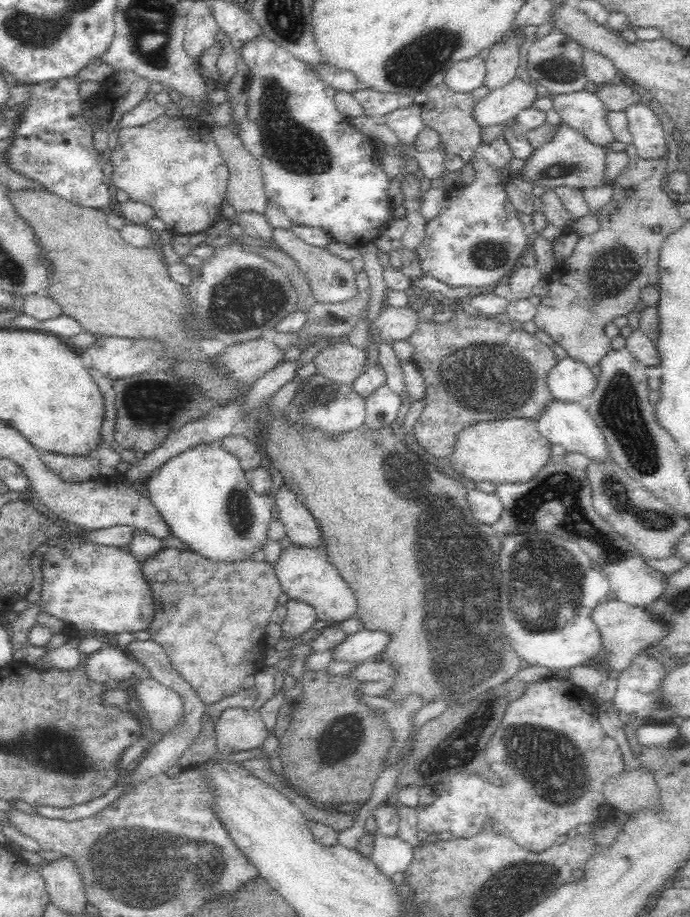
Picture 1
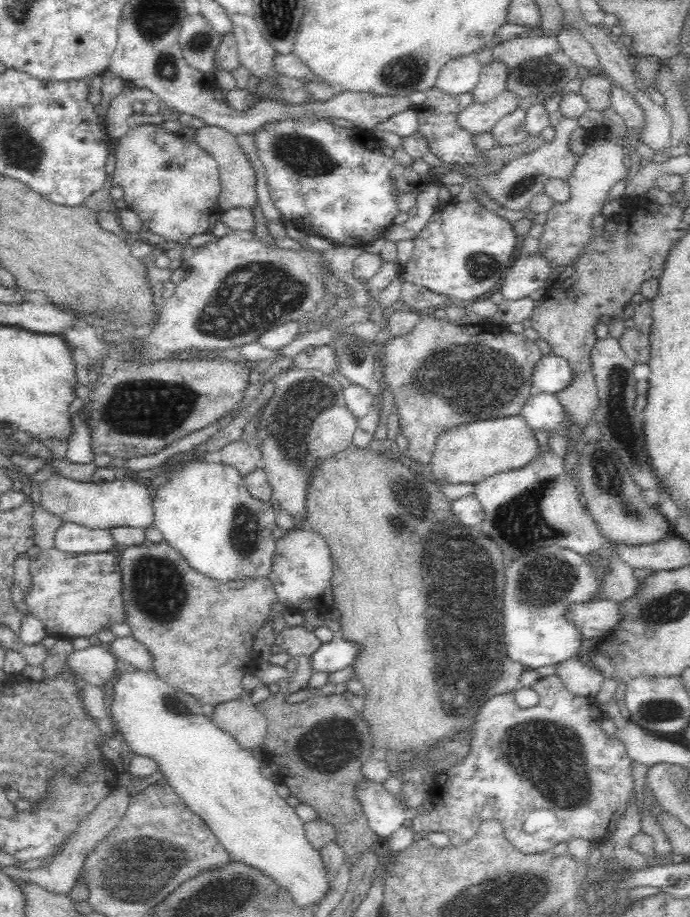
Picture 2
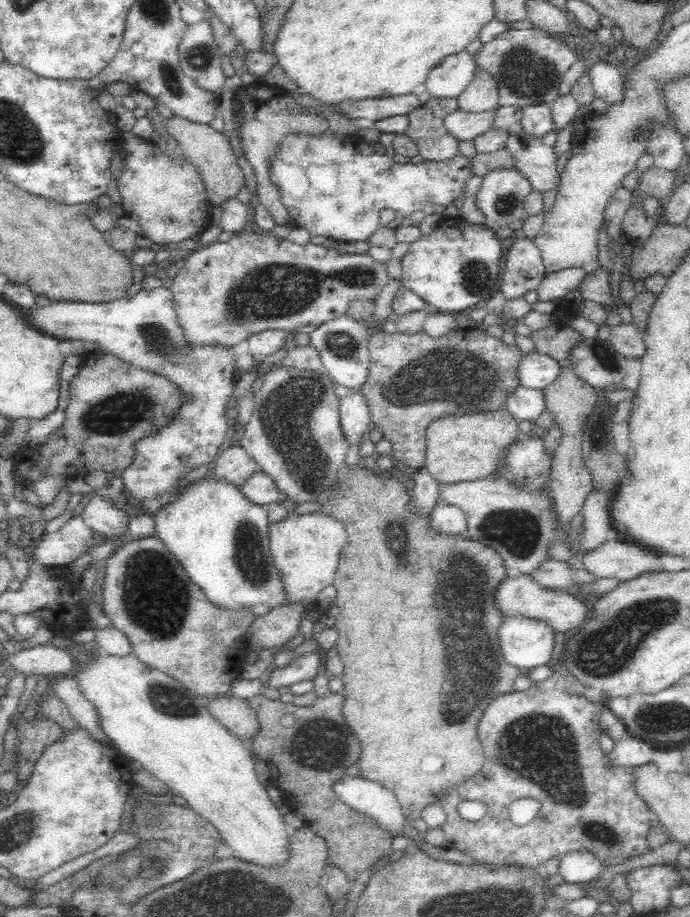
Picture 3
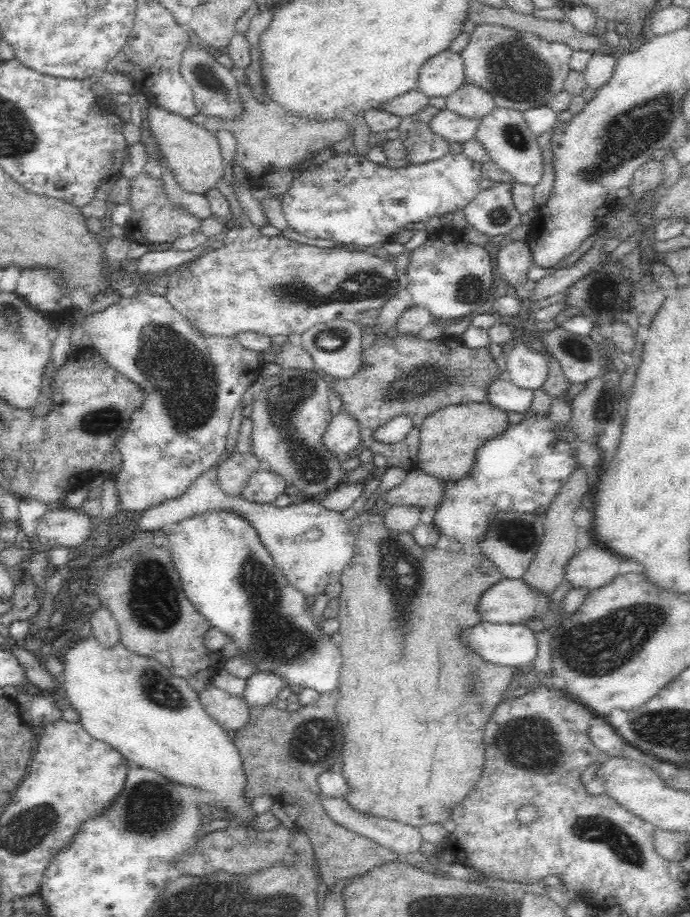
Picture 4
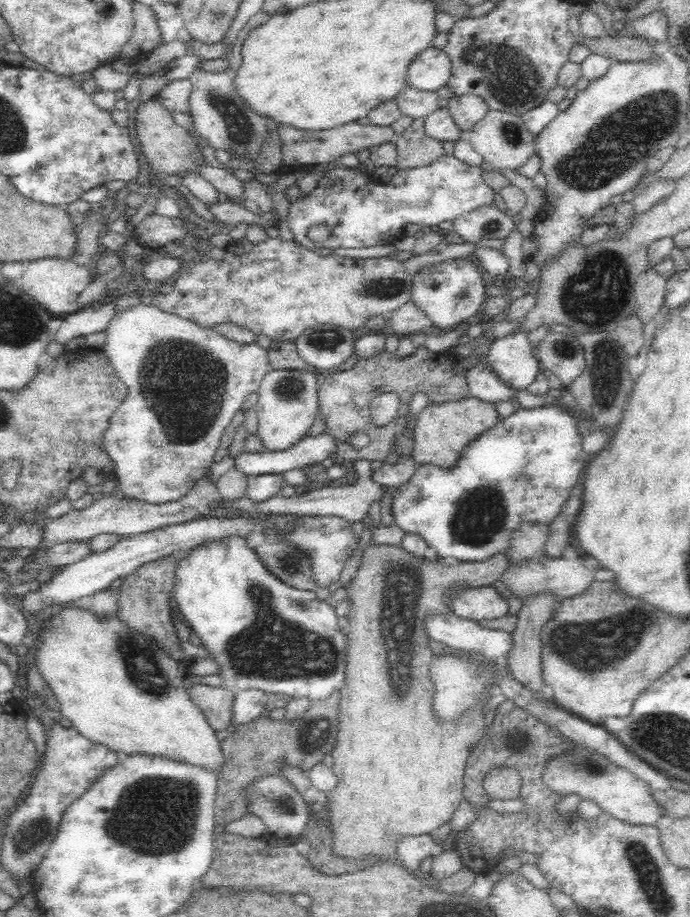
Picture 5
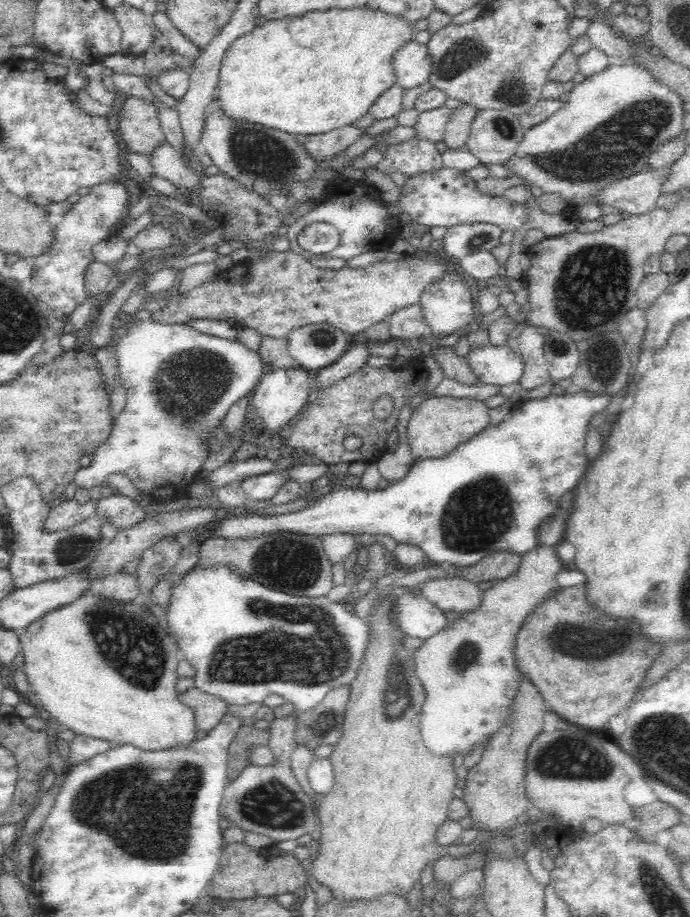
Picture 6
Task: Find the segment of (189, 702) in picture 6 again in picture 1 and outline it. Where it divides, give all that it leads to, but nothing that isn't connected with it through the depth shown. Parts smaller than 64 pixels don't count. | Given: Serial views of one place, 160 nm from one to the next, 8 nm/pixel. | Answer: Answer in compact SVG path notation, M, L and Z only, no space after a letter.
M253 707L224 710L215 722L217 752L228 755L262 746L268 731Z

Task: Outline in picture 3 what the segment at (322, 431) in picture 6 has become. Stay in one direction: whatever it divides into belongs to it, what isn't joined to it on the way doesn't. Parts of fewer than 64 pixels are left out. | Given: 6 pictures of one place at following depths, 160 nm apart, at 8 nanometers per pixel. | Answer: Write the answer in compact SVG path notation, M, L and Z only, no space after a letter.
M466 328L450 330L438 338L432 338L429 334L426 334L423 330L418 331L416 334L401 333L395 331L390 334L384 330L379 330L377 333L372 332L369 337L369 350L370 350L370 362L369 362L369 373L366 377L366 382L359 388L359 393L363 394L366 399L368 406L370 407L370 429L380 428L383 434L383 438L392 442L392 450L390 452L391 461L393 464L397 464L402 469L408 471L415 471L425 464L425 452L426 452L426 429L434 419L440 419L446 415L462 416L466 413L475 412L486 412L486 411L497 411L505 406L505 398L517 388L519 384L518 378L518 363L521 362L521 358L526 356L518 348L517 344L513 347L509 347L503 344L501 339L494 336L488 335L486 329L484 331L478 330L477 328Z

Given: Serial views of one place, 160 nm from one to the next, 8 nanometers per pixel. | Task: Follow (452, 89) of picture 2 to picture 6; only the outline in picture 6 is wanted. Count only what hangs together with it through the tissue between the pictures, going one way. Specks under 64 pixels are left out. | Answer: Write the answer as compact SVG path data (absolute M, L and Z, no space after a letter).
M412 40L403 44L391 58L397 86L407 90L428 82L432 58L425 44Z

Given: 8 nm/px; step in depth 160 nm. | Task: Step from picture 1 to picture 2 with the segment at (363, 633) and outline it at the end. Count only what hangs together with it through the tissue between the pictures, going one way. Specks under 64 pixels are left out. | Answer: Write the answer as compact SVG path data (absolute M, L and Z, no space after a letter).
M339 635L330 642L322 643L309 657L313 662L313 672L336 672L351 666L361 644L346 640Z

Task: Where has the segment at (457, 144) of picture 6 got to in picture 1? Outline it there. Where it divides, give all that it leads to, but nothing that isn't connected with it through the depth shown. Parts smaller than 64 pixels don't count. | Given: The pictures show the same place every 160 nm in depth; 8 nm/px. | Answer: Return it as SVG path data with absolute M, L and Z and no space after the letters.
M515 27L500 38L496 44L489 47L490 52L485 58L486 80L484 80L484 86L490 91L503 88L516 78L522 47L523 45L528 46L530 42L520 37L519 33L515 33L514 29Z

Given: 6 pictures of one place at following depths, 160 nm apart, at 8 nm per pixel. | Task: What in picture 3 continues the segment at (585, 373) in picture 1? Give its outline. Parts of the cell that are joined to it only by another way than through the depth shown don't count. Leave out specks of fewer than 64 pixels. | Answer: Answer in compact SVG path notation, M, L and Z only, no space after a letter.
M535 351L521 358L518 370L520 385L544 390L558 378L560 365L552 357Z

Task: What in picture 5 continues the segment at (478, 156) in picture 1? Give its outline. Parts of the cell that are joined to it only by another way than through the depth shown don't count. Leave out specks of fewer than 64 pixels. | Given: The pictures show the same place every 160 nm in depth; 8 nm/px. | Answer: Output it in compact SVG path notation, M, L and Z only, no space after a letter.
M461 257L448 259L441 263L426 265L413 276L410 300L426 314L431 323L441 331L455 328L457 324L466 323L470 316L478 315L484 309L487 298L486 286L472 260Z

